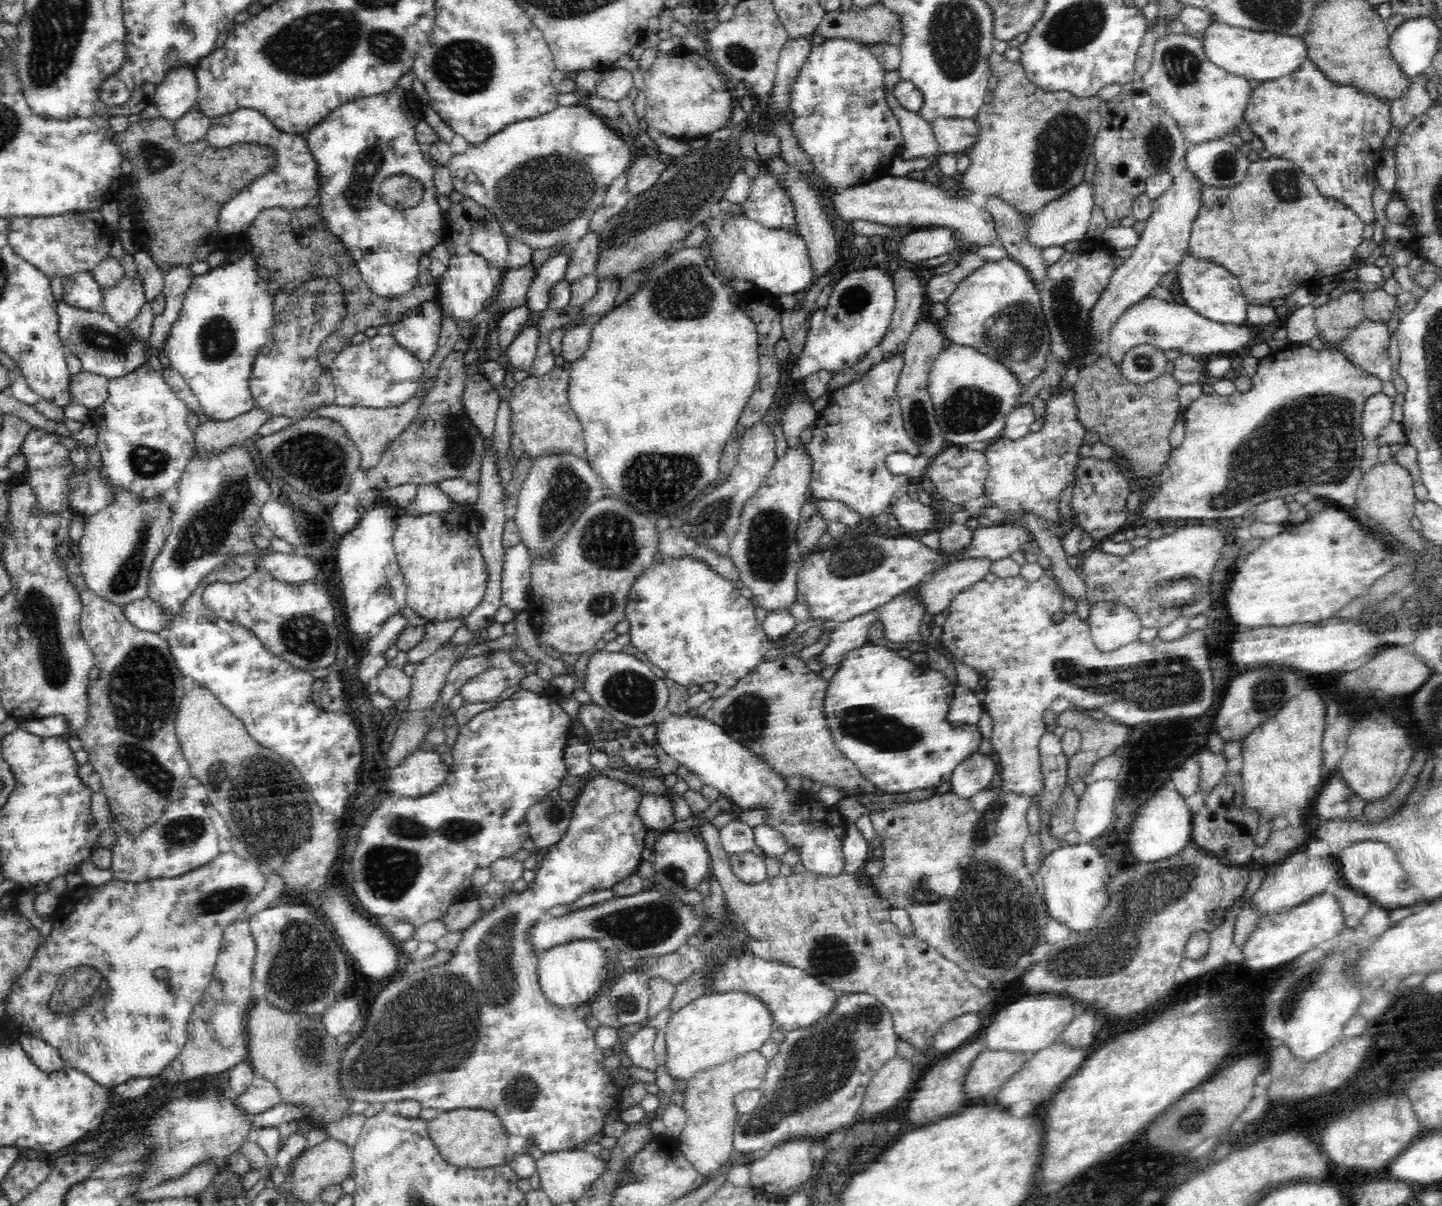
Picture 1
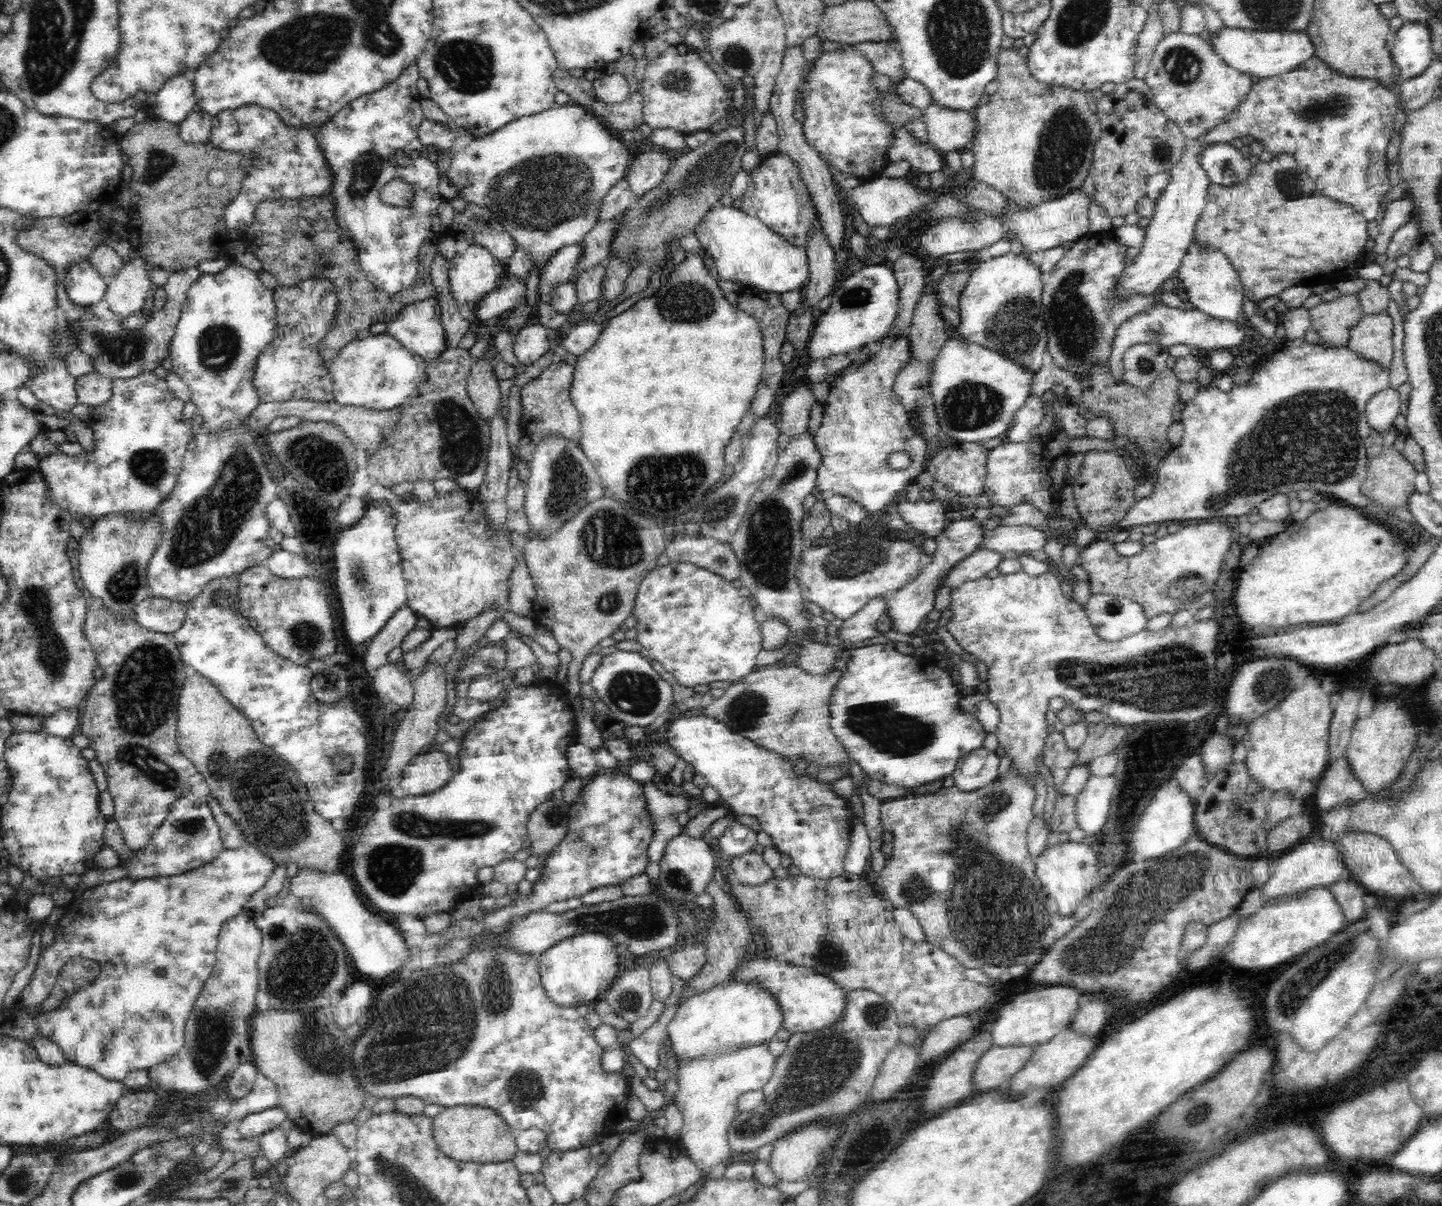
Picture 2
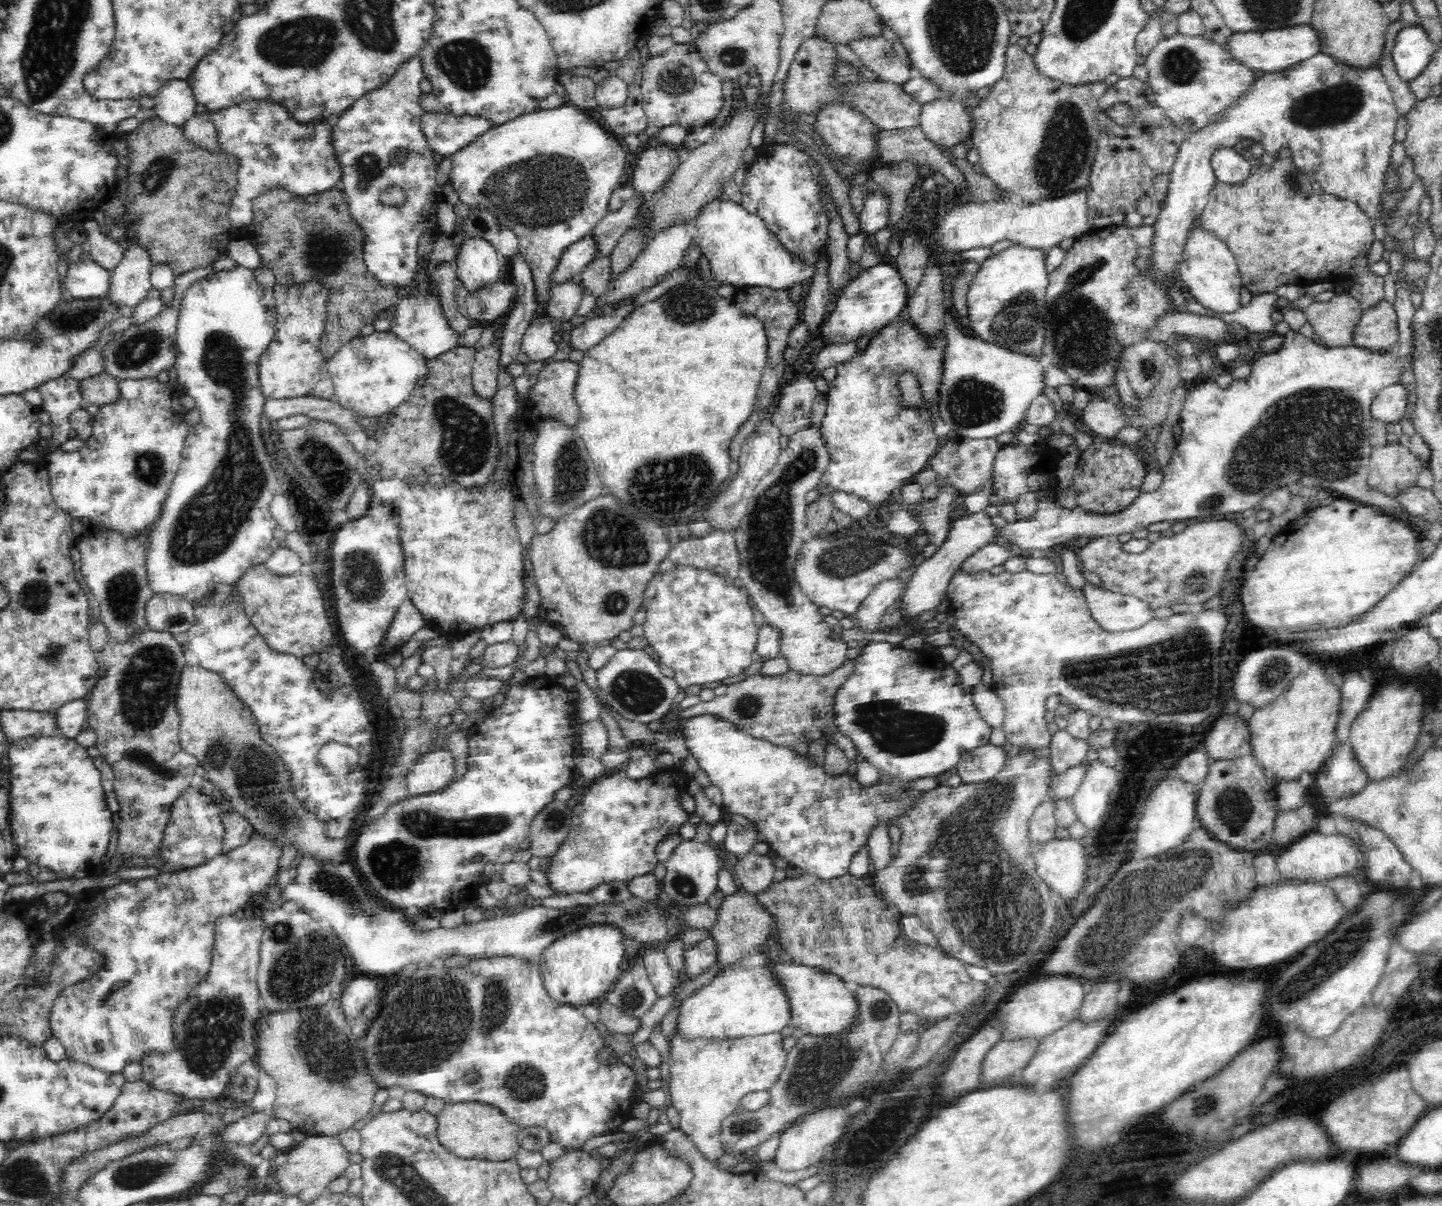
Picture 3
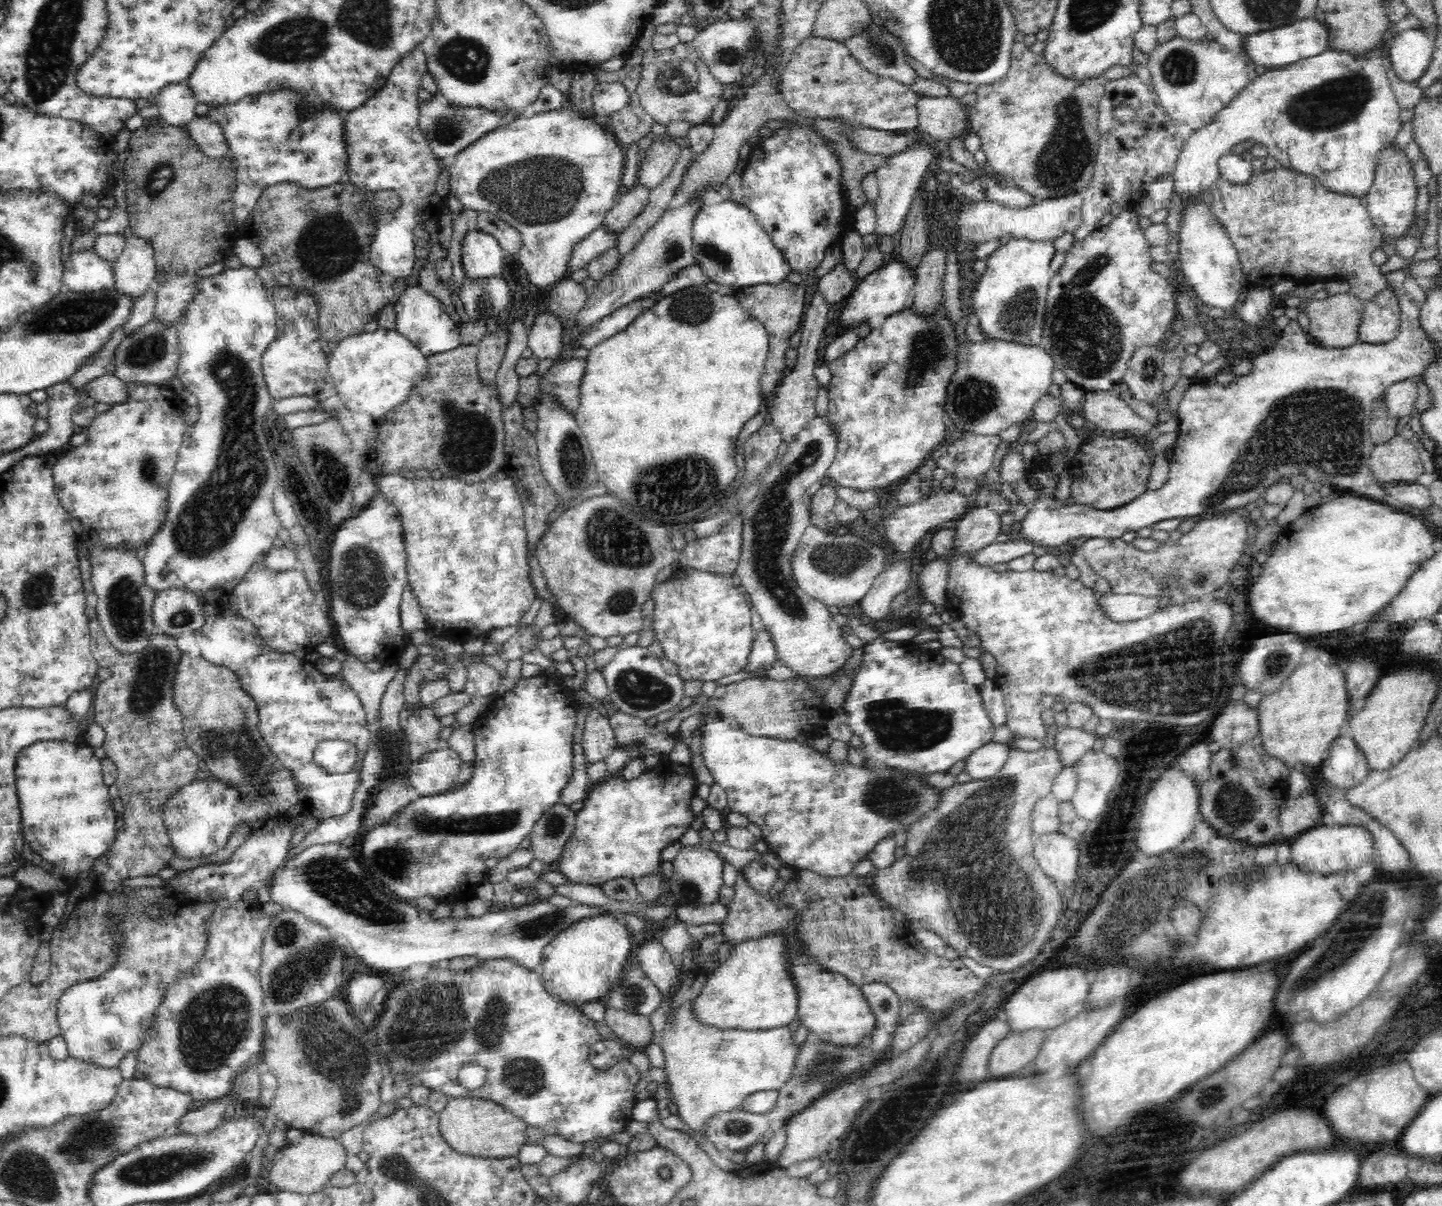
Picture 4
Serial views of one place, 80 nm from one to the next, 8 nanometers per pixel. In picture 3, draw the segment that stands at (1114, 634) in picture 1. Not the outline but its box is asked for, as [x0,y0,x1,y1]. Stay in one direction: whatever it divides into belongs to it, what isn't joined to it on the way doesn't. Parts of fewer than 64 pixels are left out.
[1084,582,1152,632]

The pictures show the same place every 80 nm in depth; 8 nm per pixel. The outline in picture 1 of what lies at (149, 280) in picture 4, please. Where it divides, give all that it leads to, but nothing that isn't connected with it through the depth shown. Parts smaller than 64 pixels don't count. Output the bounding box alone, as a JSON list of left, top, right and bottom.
[103,274,146,328]

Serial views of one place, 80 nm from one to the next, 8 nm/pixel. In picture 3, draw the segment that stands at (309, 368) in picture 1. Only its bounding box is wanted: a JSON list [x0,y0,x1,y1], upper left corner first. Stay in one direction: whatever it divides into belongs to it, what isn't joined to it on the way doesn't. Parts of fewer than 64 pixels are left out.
[257,282,334,401]

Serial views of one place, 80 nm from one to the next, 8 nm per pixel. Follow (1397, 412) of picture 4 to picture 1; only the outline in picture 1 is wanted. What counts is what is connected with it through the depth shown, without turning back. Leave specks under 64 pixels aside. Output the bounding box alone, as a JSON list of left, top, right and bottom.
[1361,392,1394,441]

